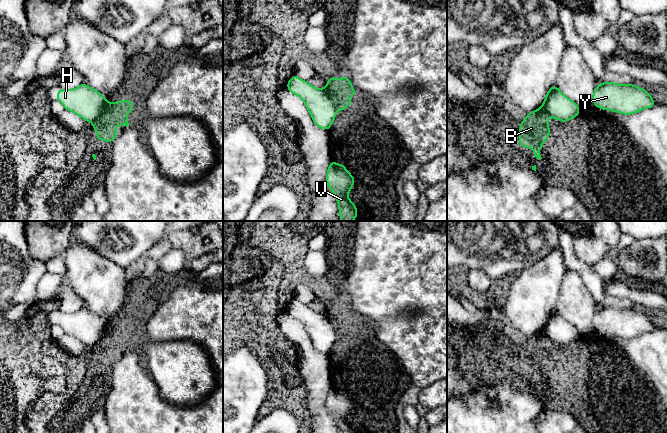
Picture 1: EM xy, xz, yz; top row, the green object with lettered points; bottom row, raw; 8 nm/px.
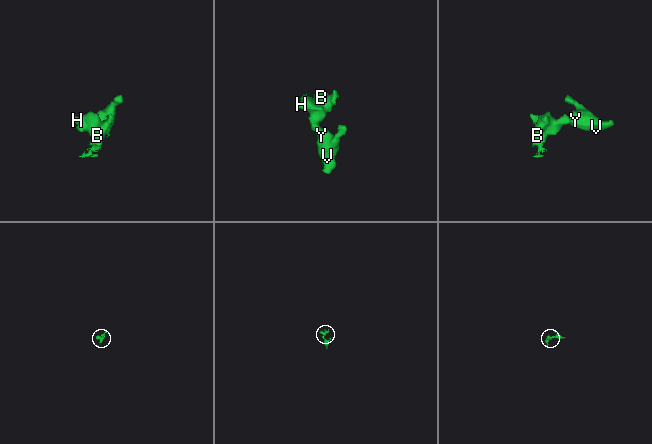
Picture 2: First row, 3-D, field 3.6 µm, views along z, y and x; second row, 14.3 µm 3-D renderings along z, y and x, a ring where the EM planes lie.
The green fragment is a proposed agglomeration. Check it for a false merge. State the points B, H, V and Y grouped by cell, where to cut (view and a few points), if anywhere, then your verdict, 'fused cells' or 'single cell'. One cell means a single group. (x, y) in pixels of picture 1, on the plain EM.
B / H V Y | xy (107, 326), (105, 335), (93, 347) | fused cells

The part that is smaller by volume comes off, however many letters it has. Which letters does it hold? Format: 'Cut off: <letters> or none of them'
Cut off: B

